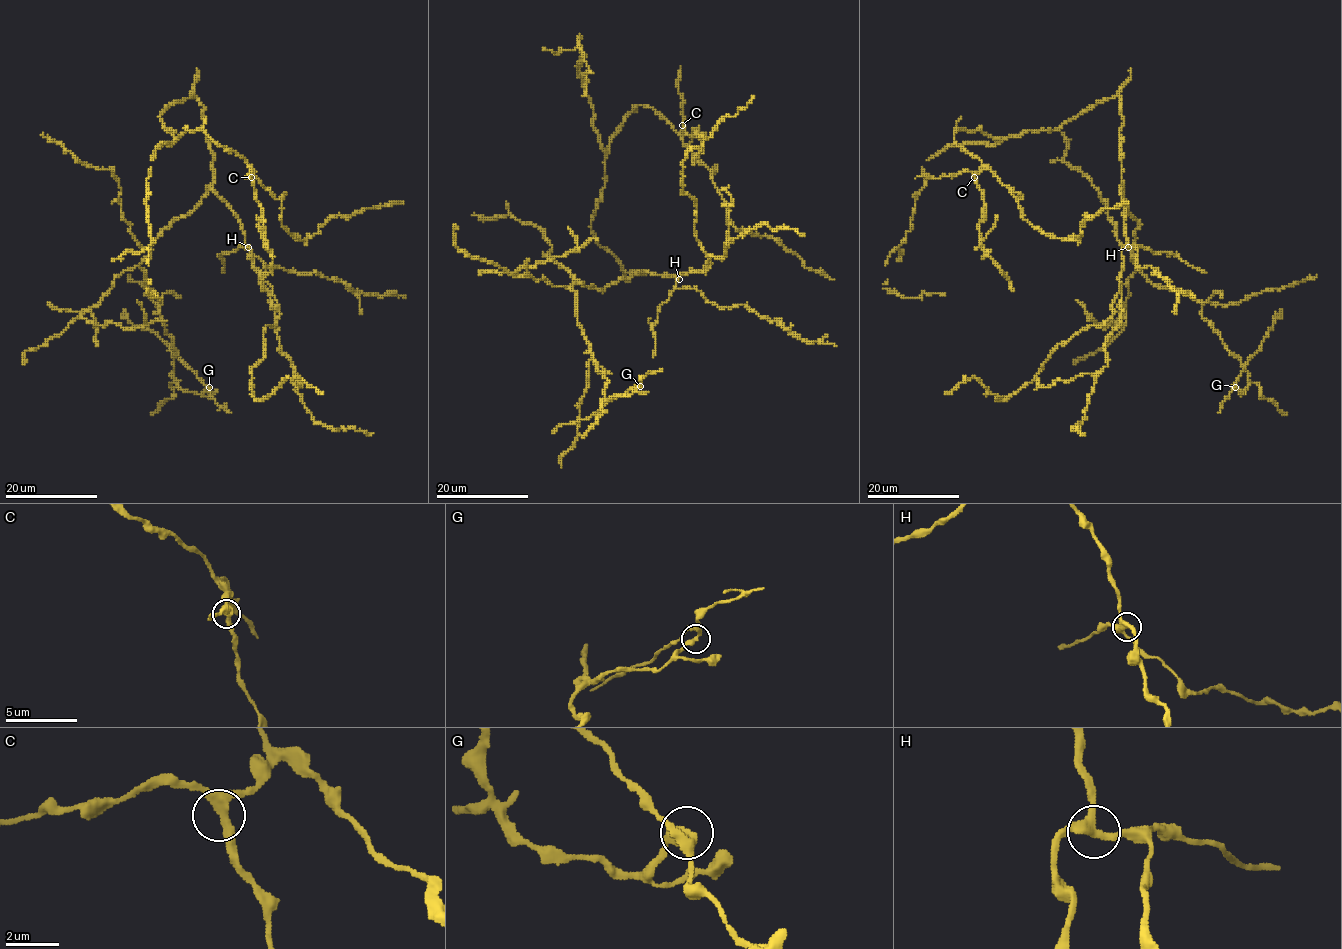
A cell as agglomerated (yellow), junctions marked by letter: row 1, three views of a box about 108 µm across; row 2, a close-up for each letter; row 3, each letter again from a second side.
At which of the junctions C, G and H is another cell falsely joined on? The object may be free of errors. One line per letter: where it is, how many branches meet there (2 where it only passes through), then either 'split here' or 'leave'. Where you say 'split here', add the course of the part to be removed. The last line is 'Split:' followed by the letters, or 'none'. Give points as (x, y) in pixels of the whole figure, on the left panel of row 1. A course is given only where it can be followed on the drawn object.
C: place (251, 177); branches 3; leave
G: place (209, 387); branches 3; split here; course (209, 387), (155, 334), (135, 326), (124, 310)
H: place (248, 247); branches 3; leave
Split: G

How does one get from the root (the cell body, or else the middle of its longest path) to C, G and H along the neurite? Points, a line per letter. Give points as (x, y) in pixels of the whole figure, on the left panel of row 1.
C: (201, 103), (193, 95), (172, 102), (161, 114), (163, 126), (175, 138), (202, 128), (240, 155), (251, 177)
G: (201, 103), (213, 185), (193, 210), (162, 232), (140, 266), (177, 352), (175, 382), (197, 393), (209, 387)
H: (201, 103), (205, 138), (213, 158), (213, 190), (236, 217), (248, 247)

